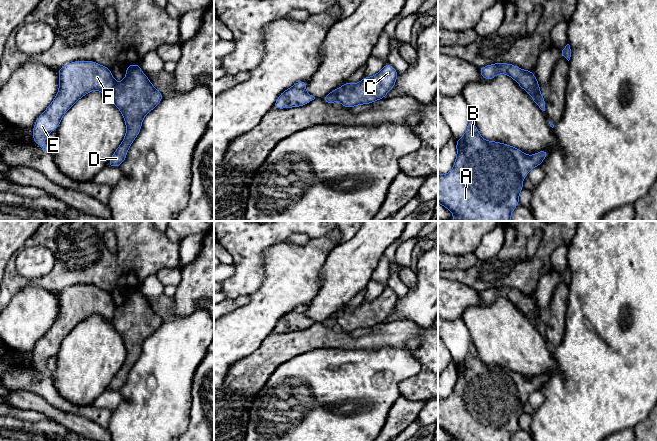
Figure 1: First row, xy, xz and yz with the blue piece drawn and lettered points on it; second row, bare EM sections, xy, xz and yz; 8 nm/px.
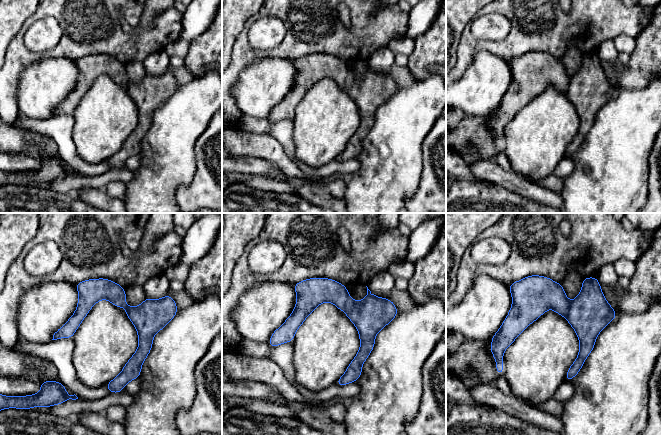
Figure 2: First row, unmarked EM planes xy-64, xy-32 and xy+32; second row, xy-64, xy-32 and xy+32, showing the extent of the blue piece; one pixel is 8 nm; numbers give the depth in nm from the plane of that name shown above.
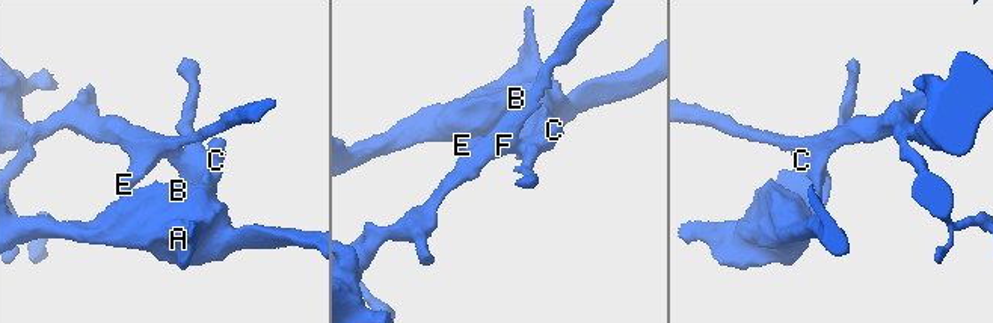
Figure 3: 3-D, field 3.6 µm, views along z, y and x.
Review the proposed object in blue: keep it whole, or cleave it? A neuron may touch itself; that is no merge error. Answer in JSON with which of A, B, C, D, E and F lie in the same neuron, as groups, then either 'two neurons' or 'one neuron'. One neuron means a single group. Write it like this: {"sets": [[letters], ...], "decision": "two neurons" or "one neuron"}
{"sets": [["A", "B", "C", "D", "E", "F"]], "decision": "one neuron"}

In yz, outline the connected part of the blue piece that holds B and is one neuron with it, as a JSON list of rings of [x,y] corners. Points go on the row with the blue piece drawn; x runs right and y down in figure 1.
[[[473,120],[466,133],[456,140],[456,149],[451,171],[445,175],[438,173],[438,203],[453,213],[452,221],[511,221],[511,213],[519,205],[523,178],[549,154],[544,149],[528,156],[511,145],[486,141]]]

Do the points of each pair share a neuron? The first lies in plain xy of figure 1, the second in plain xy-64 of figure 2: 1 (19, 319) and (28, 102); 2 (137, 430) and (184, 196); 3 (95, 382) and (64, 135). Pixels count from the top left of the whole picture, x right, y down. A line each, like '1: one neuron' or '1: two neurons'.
1: one neuron
2: two neurons
3: two neurons

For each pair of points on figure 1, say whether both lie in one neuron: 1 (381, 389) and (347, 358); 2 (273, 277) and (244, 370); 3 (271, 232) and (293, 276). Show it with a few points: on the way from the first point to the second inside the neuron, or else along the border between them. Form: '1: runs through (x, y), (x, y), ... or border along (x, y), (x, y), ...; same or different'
1: runs through (372, 380), (356, 362); same
2: border along (265, 338), (253, 352), (237, 360), (229, 368); different
3: border along (286, 240), (271, 245), (263, 253), (264, 264); different

